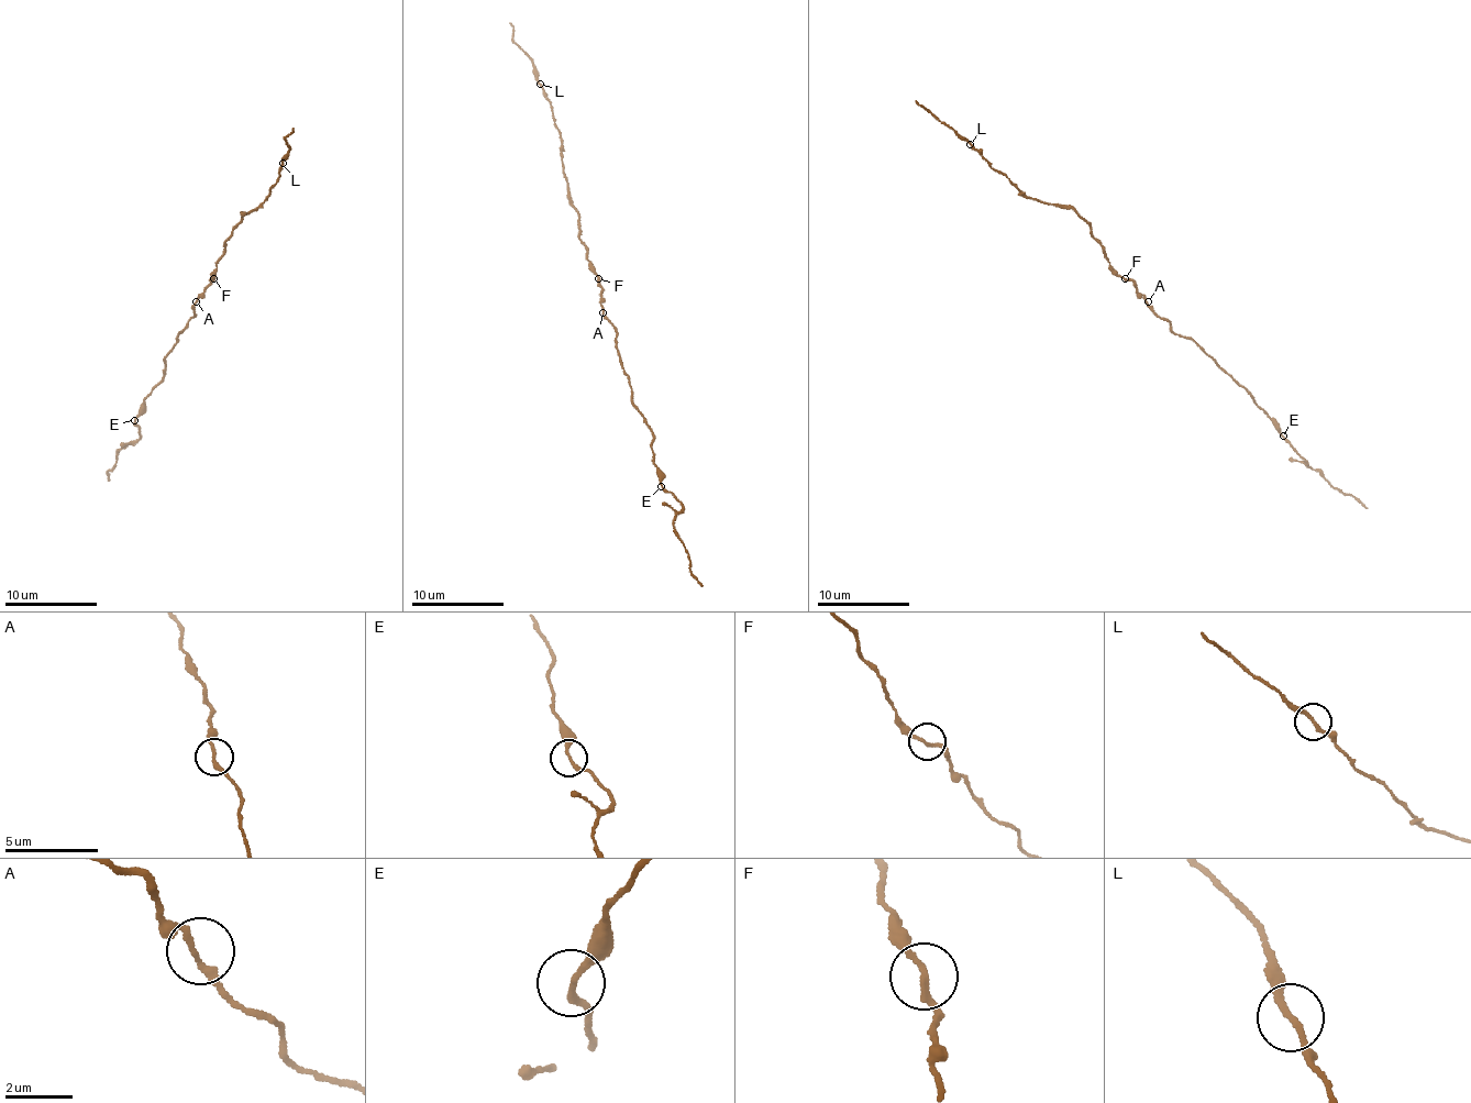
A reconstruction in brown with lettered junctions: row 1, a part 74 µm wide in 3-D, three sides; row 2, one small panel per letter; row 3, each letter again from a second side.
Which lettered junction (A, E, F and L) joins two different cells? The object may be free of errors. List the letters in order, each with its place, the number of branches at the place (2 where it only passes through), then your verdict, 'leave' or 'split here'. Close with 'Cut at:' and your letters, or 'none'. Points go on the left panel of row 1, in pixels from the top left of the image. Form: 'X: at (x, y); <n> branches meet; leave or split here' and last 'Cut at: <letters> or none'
A: at (196, 301); 2 branches meet; leave
E: at (134, 420); 2 branches meet; leave
F: at (213, 278); 2 branches meet; leave
L: at (283, 163); 2 branches meet; split here
Cut at: L

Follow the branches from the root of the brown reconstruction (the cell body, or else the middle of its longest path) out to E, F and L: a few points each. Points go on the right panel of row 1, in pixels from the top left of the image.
E: (1146, 301), (1169, 321), (1178, 334), (1191, 339), (1251, 396), (1283, 436)
F: (1146, 301), (1125, 278)
L: (1146, 301), (1132, 283), (1110, 266), (1104, 247), (1075, 211), (1027, 198), (971, 145)

